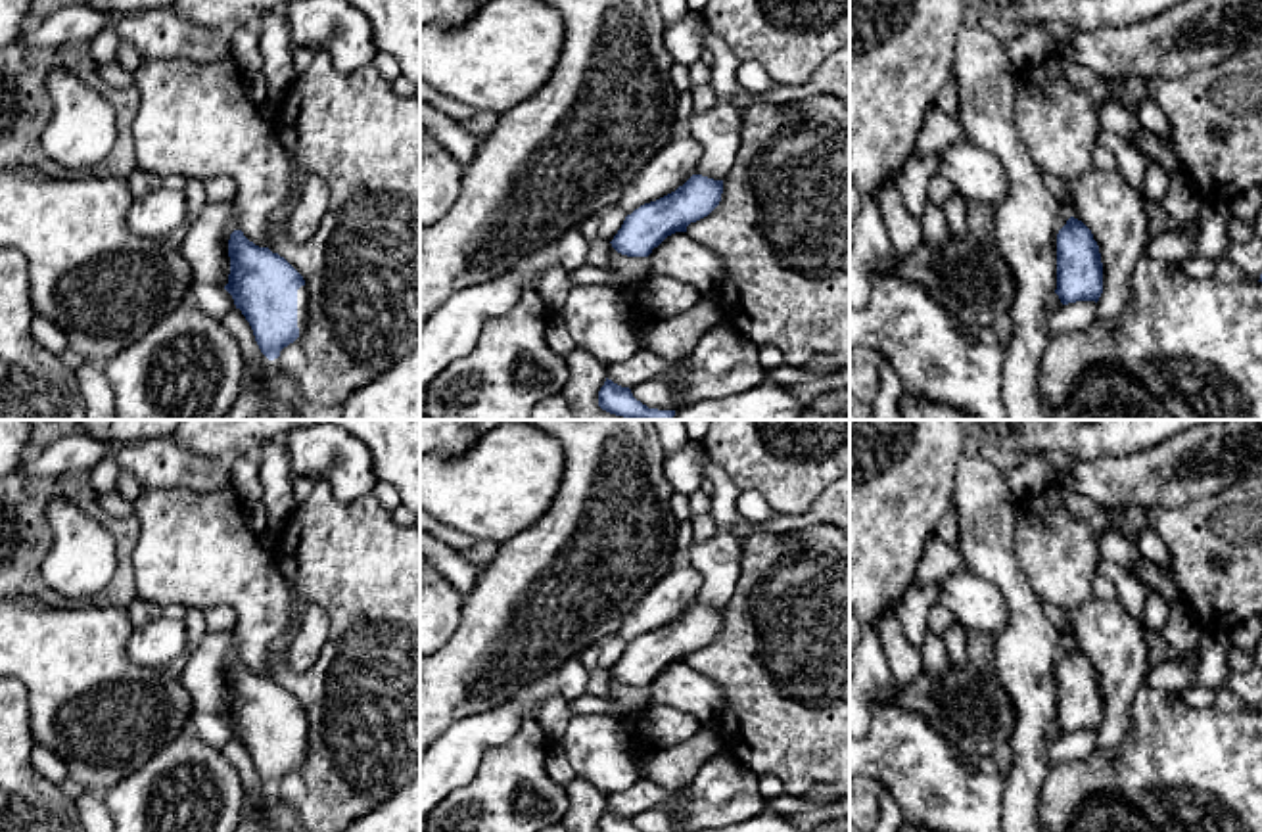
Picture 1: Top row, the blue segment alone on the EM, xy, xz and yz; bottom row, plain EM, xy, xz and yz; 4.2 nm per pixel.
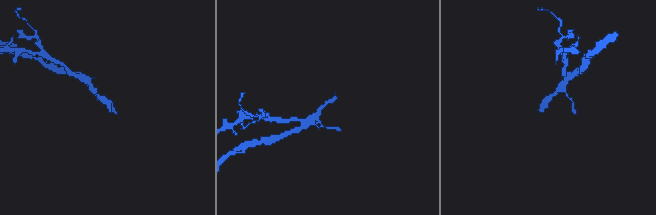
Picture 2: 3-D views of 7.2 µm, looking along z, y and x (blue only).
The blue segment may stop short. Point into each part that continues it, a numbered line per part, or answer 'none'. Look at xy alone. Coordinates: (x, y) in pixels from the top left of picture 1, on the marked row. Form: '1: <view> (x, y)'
1: xy (302, 294)

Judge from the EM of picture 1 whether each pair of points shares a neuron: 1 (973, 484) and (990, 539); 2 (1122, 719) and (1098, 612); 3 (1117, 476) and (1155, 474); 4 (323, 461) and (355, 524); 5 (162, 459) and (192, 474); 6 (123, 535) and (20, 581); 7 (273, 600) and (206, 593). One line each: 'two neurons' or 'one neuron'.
1: one neuron
2: one neuron
3: one neuron
4: two neurons
5: one neuron
6: one neuron
7: one neuron

